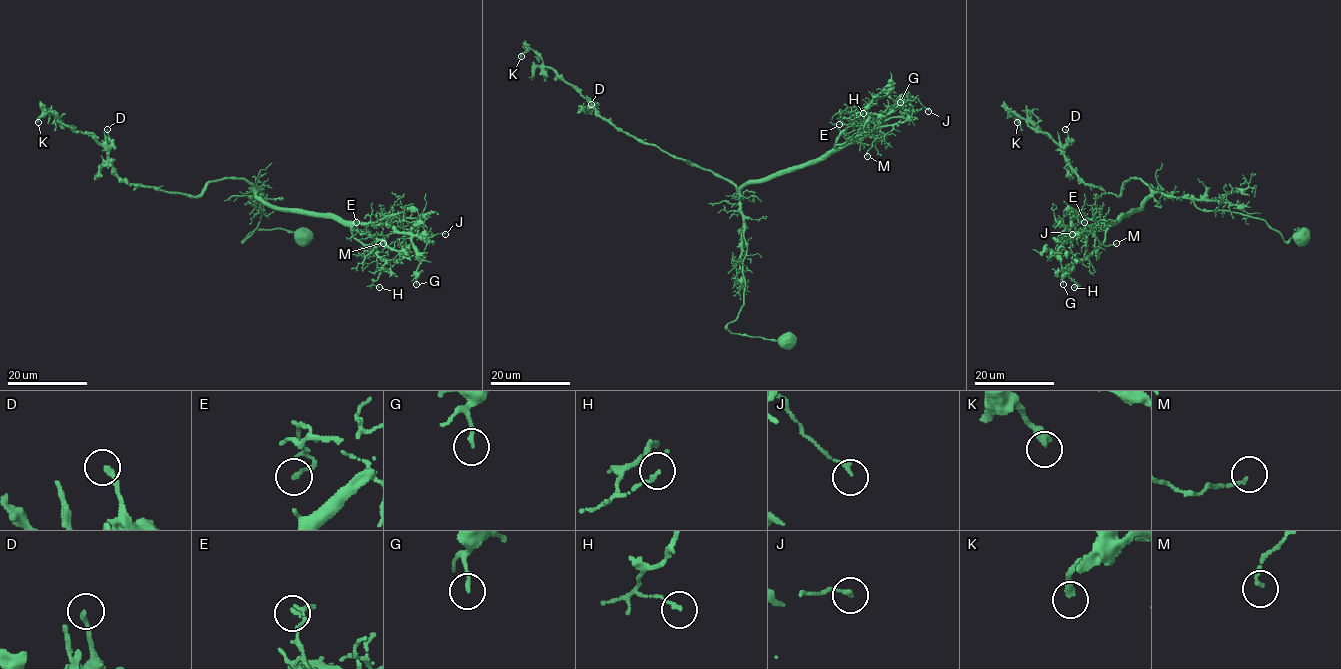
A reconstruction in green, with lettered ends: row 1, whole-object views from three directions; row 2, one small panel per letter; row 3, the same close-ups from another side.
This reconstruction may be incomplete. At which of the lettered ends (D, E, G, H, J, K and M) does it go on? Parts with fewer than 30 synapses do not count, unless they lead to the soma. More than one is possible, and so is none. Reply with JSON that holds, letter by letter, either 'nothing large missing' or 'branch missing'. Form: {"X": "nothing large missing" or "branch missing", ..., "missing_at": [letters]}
{"D": "nothing large missing", "E": "nothing large missing", "G": "nothing large missing", "H": "nothing large missing", "J": "nothing large missing", "K": "nothing large missing", "M": "nothing large missing", "missing_at": []}

